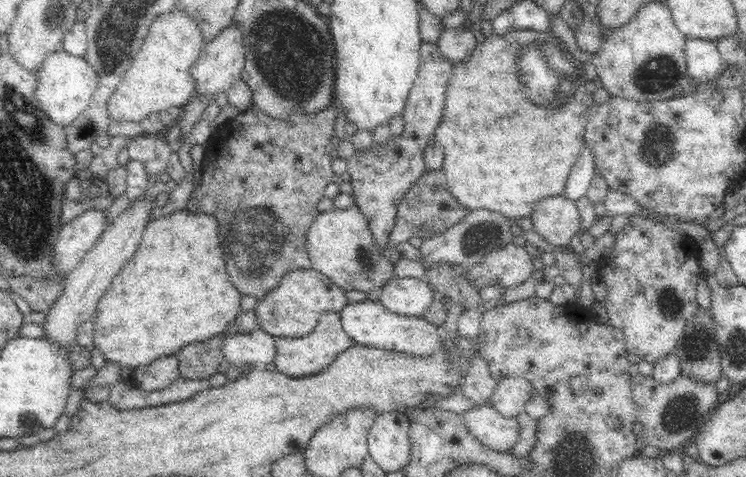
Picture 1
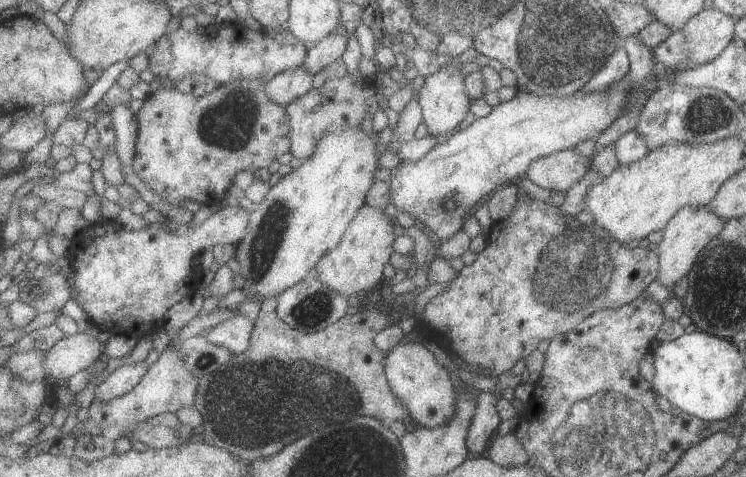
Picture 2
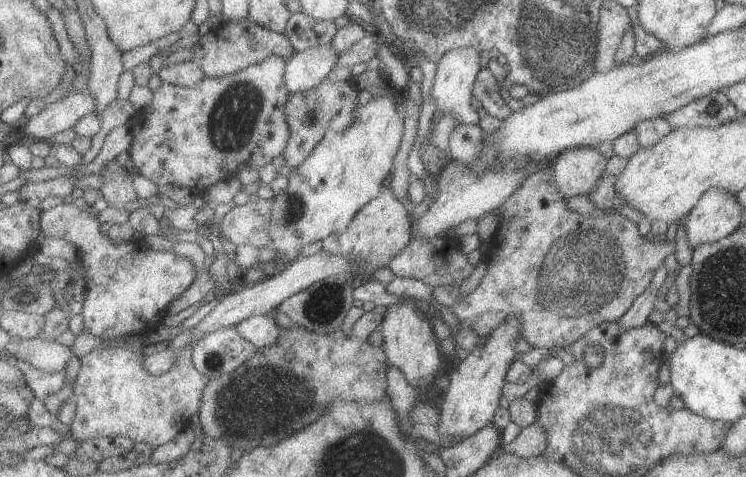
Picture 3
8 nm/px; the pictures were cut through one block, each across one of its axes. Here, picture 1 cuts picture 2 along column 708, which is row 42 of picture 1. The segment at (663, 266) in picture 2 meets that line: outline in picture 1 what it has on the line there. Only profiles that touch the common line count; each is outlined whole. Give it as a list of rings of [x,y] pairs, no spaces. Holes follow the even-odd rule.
[[[233,23],[226,26],[214,40],[205,44],[202,52],[189,68],[191,79],[195,82],[195,96],[216,97],[218,92],[225,92],[234,82],[241,79],[245,63],[242,31]]]

